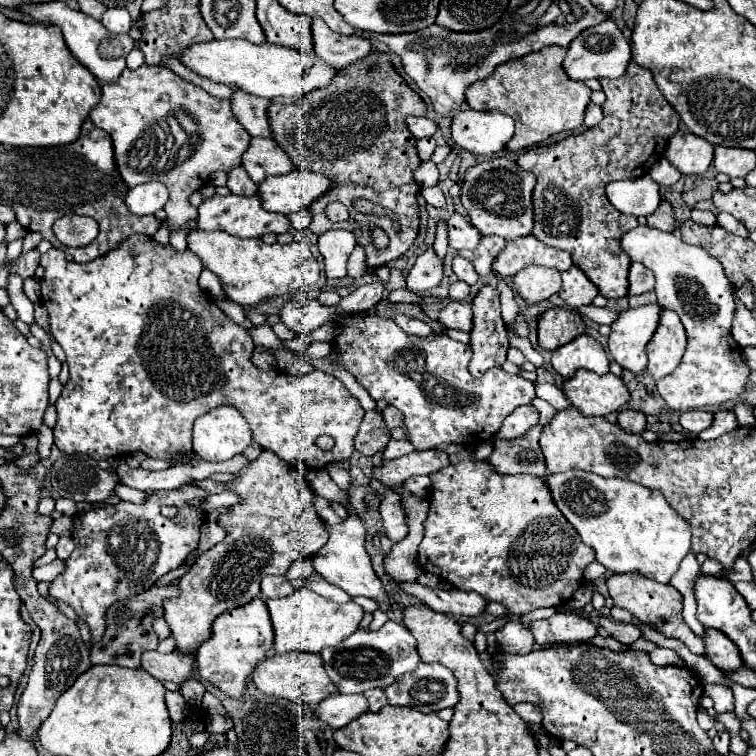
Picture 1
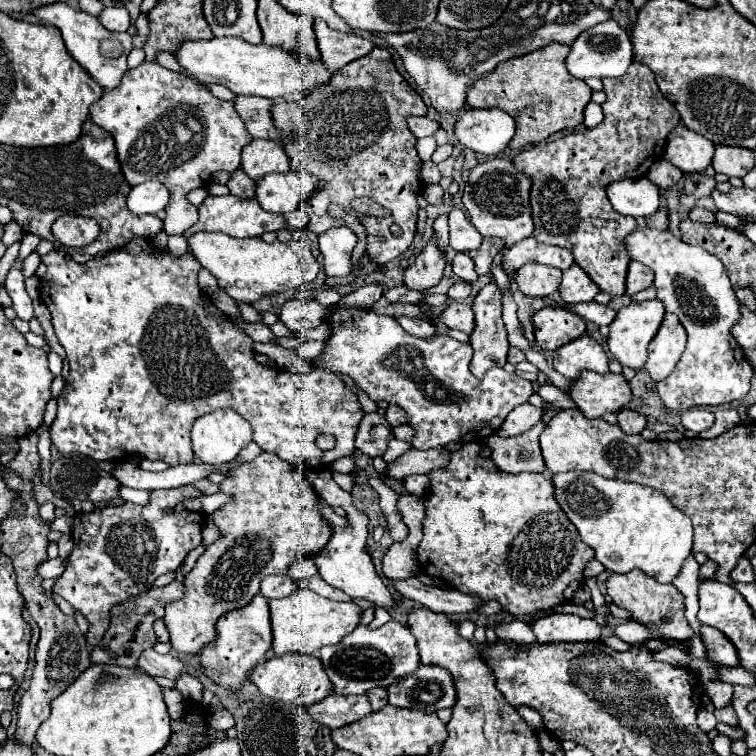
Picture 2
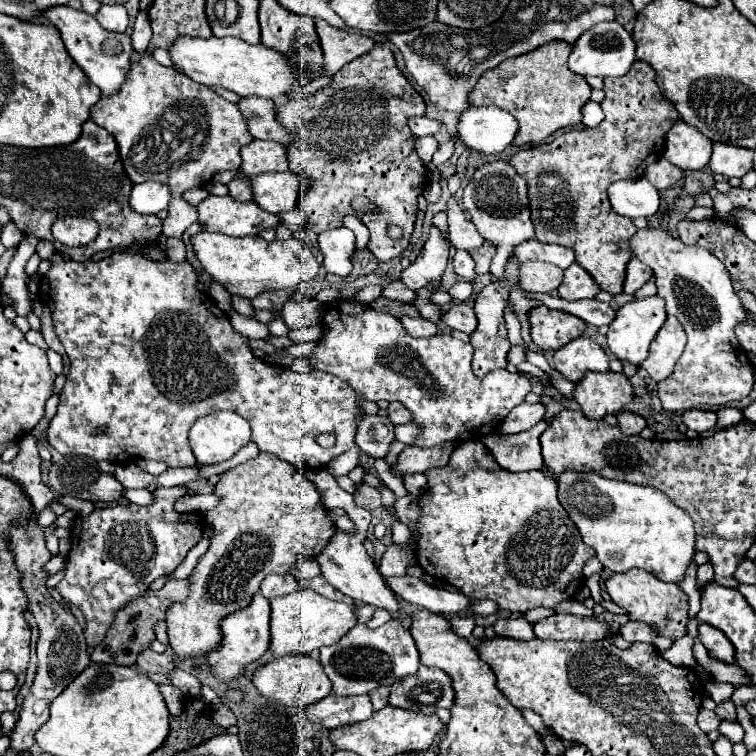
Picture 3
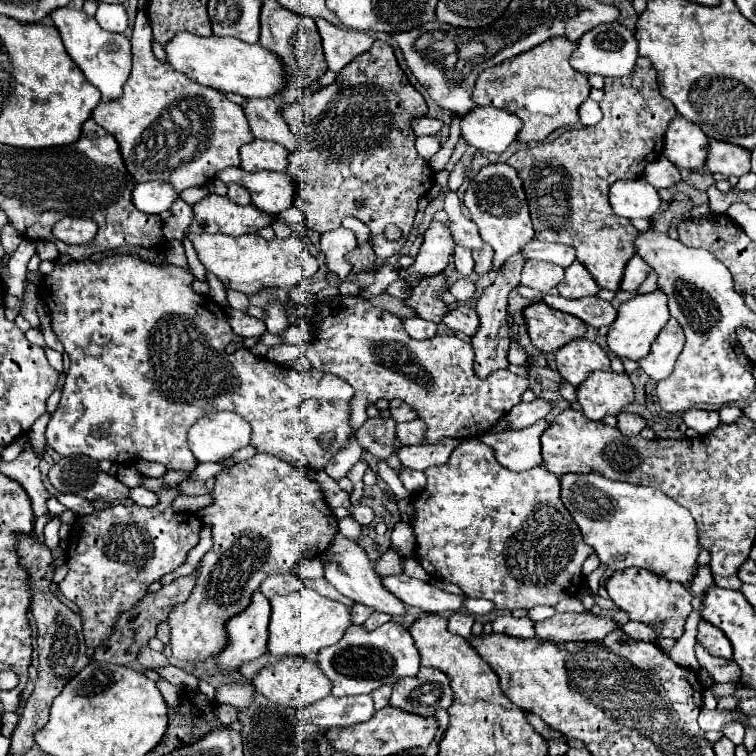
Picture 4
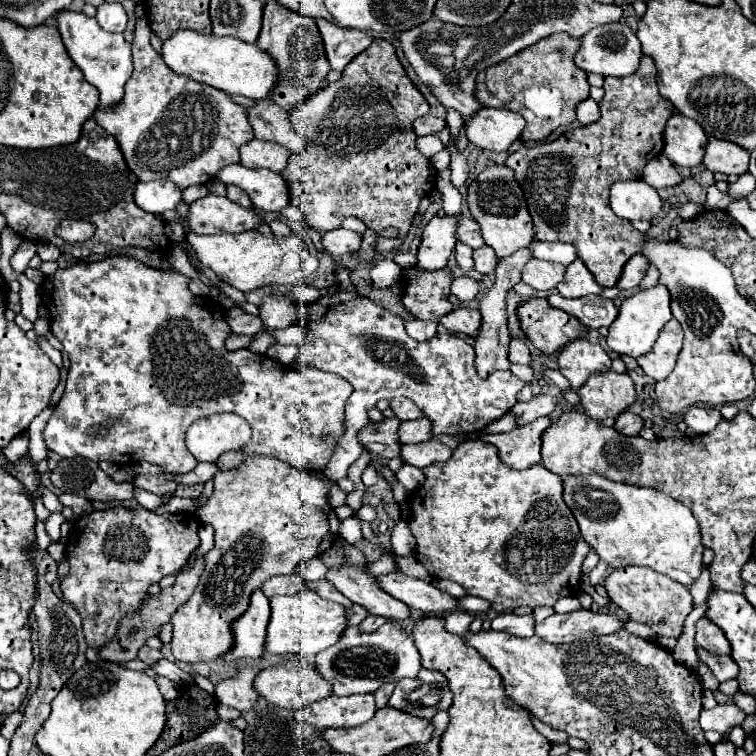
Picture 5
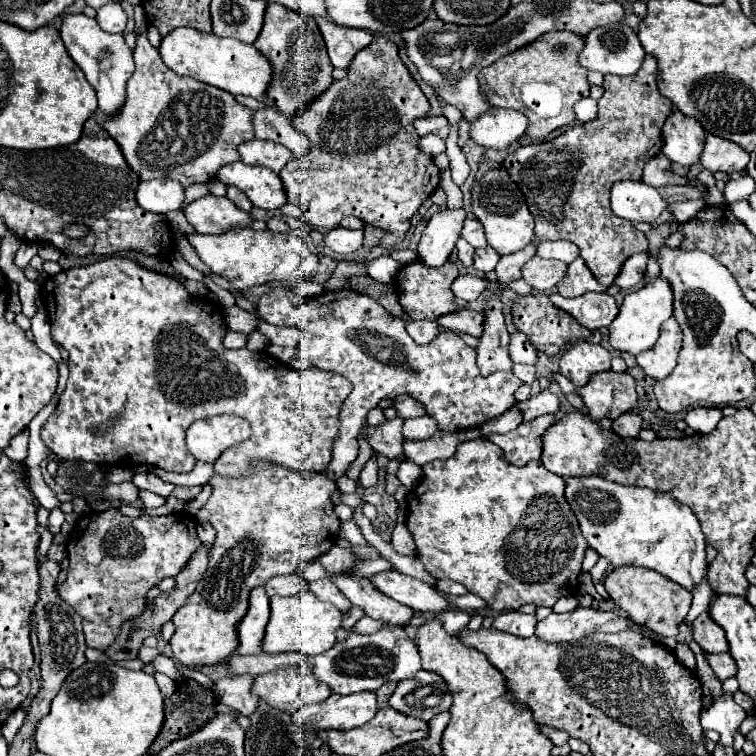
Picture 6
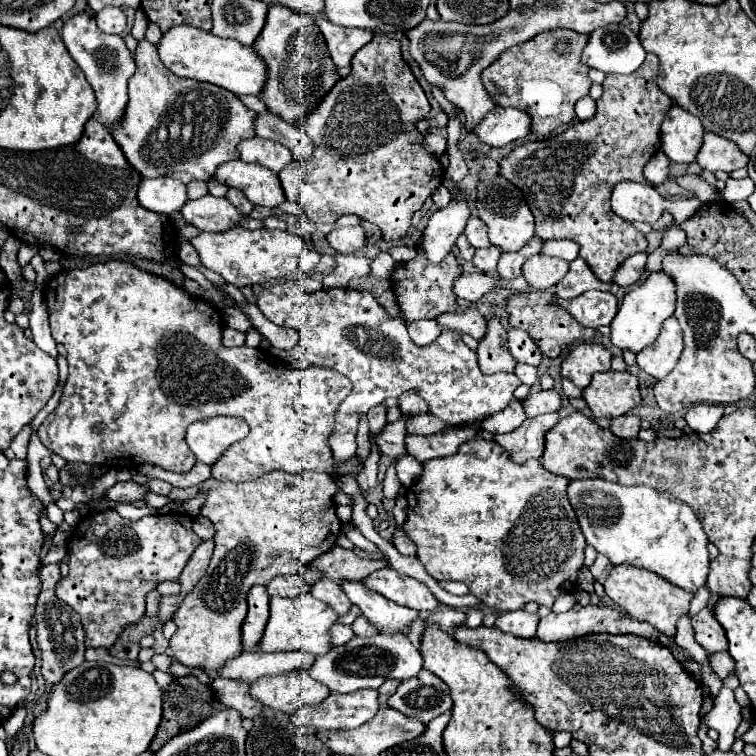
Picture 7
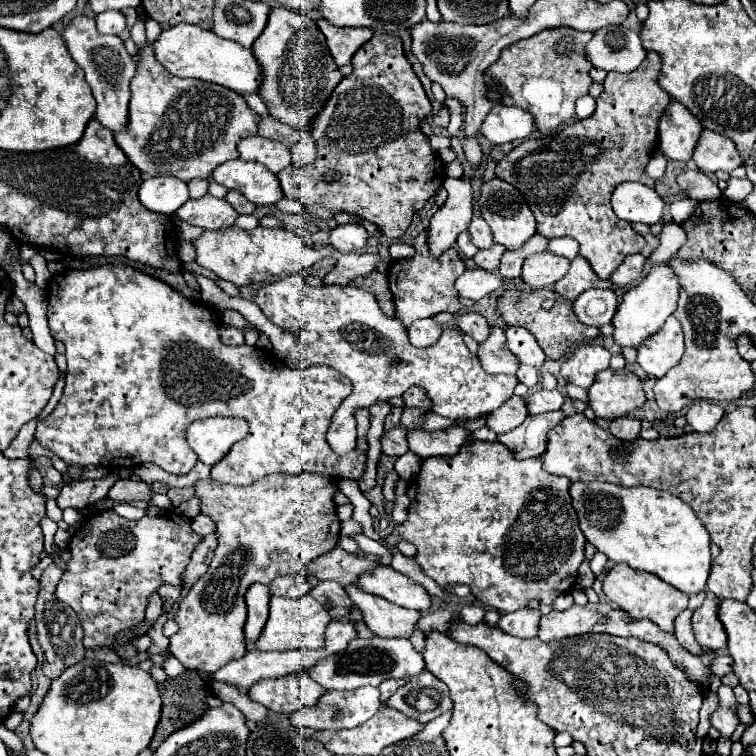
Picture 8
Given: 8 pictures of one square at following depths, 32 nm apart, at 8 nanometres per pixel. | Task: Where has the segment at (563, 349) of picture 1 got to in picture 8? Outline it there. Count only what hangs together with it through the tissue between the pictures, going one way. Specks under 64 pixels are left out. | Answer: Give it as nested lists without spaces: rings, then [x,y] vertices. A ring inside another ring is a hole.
[[[582,344],[562,364],[562,378],[582,388],[590,388],[594,376],[610,368],[610,352],[598,344]]]

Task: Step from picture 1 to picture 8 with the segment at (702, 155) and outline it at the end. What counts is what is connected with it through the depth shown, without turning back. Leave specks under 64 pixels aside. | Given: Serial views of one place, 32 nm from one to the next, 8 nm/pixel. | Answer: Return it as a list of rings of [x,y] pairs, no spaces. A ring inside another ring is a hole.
[[[672,100],[664,116],[660,118],[658,148],[670,160],[690,162],[700,132],[702,132],[700,120],[692,116],[692,112],[688,112],[688,108],[684,108],[680,102]]]

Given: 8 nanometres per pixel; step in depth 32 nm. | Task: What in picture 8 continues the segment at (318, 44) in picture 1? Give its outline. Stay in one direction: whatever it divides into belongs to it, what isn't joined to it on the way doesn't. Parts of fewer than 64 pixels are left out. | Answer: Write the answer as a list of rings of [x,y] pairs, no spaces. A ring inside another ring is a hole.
[[[324,18],[318,20],[318,28],[326,36],[330,54],[338,66],[350,64],[354,52],[372,38],[372,30],[368,28],[340,28],[328,24],[328,20]]]

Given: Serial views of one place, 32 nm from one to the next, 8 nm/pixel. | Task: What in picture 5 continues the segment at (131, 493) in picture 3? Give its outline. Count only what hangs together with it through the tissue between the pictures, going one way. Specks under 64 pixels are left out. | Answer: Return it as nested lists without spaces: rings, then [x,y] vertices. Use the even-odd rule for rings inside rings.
[[[136,488],[136,492],[134,492],[134,500],[140,504],[140,506],[144,506],[144,508],[158,508],[160,504],[162,504],[162,500],[160,500],[160,496],[156,496],[156,494],[152,494],[152,492],[148,492],[148,490],[142,490],[142,488]]]

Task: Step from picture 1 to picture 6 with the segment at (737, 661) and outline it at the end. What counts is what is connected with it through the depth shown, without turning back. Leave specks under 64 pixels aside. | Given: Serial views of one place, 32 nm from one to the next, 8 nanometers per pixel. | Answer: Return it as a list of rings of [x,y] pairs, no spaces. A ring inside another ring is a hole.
[[[708,612],[700,614],[694,620],[694,640],[704,652],[712,652],[712,654],[728,652],[728,640],[724,636],[724,630],[710,620]]]

